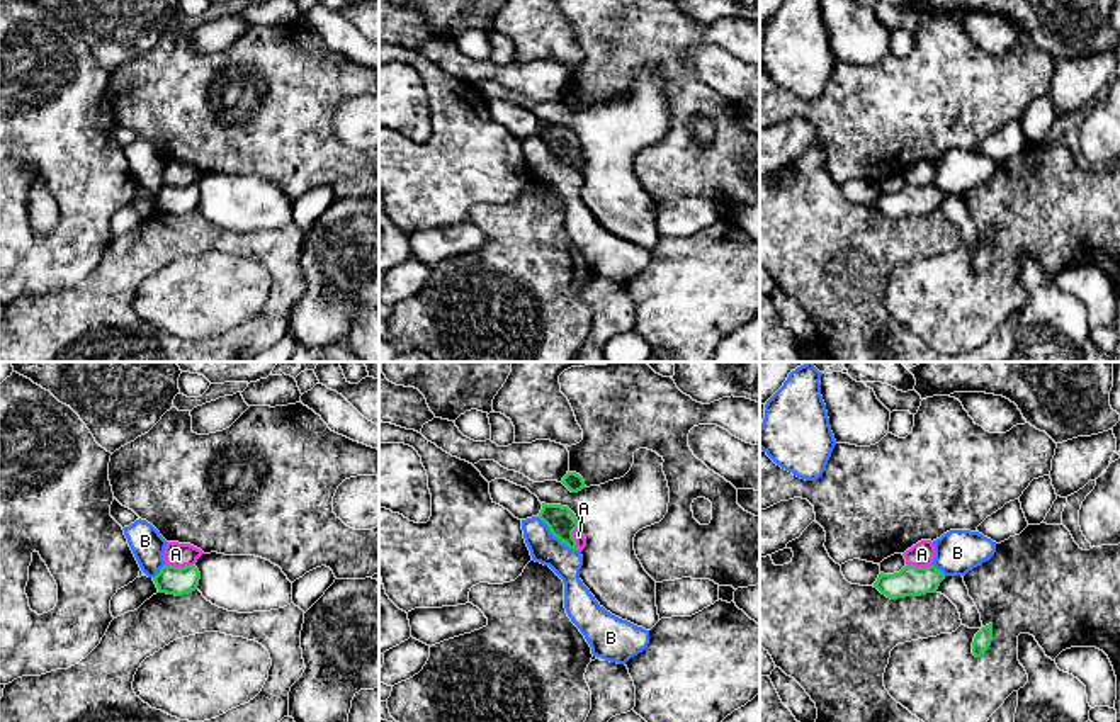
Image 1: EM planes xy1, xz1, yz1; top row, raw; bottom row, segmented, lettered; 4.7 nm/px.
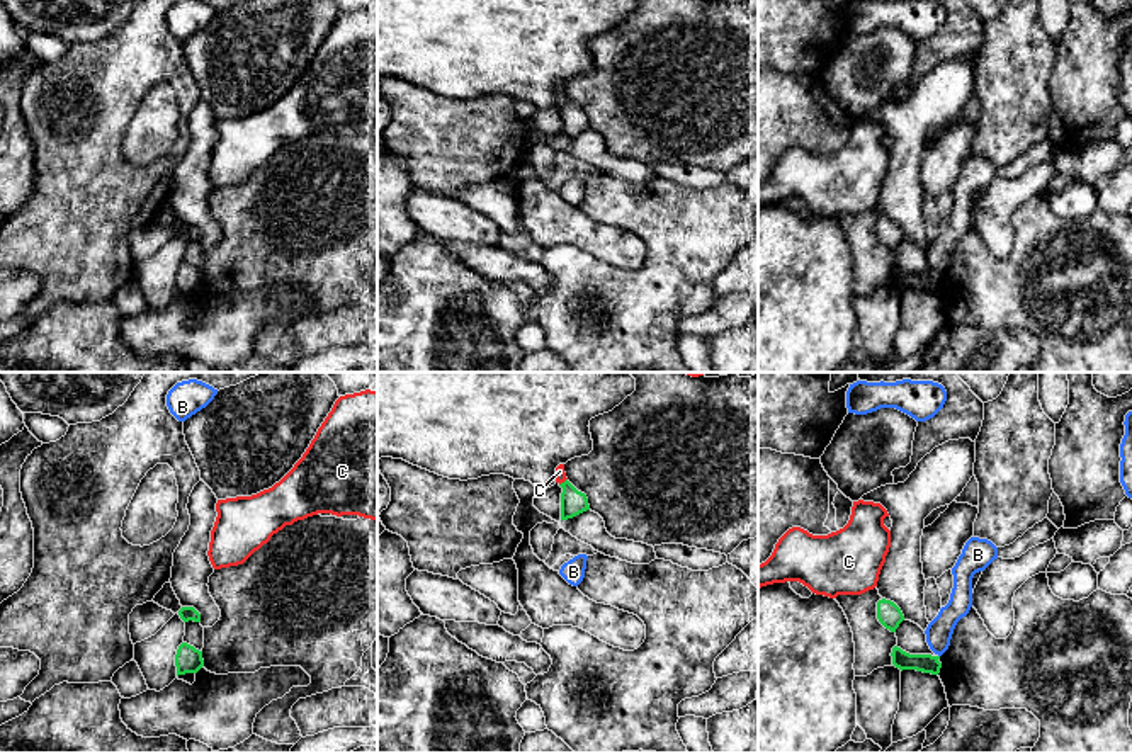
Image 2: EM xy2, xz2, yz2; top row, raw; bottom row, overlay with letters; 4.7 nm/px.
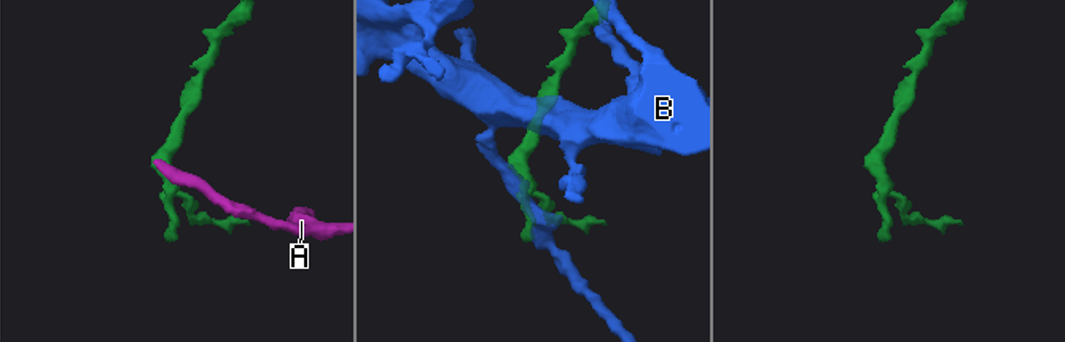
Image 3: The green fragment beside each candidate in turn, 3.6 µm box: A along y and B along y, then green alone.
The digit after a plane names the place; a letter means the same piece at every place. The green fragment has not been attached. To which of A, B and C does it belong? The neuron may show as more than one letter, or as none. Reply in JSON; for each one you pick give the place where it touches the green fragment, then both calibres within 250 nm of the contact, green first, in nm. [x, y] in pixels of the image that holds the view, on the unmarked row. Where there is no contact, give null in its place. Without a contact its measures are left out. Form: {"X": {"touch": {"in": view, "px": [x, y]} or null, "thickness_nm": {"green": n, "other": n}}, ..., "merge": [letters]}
{"C": {"touch": {"in": "xz2", "px": [565, 101]}, "thickness_nm": {"green": 120, "other": 50}}, "merge": ["C"]}

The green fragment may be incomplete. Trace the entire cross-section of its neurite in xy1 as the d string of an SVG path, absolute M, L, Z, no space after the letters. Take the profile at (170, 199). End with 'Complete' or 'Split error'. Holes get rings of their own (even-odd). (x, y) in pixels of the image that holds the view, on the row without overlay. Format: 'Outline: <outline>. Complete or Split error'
Outline: M163 185L153 197L158 212L182 216L197 209L201 192L195 185Z. Complete

